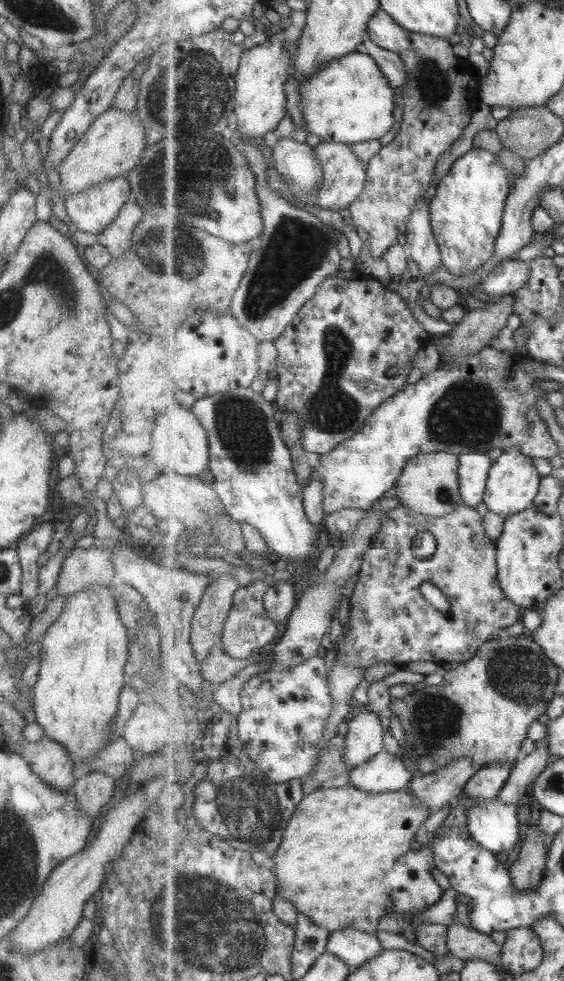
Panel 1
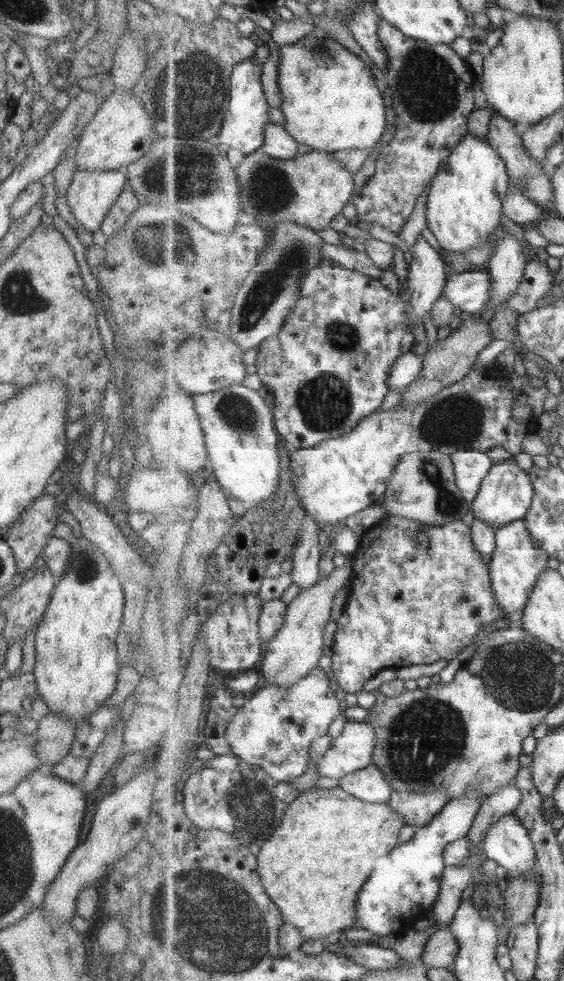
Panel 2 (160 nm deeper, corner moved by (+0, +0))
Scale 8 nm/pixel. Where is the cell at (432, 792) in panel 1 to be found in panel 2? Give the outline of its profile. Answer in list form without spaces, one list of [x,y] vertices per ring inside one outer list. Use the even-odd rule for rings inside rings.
[[[435,789],[427,795],[397,792],[392,794],[389,803],[405,825],[424,827],[444,809],[450,800],[448,797],[445,789]]]

